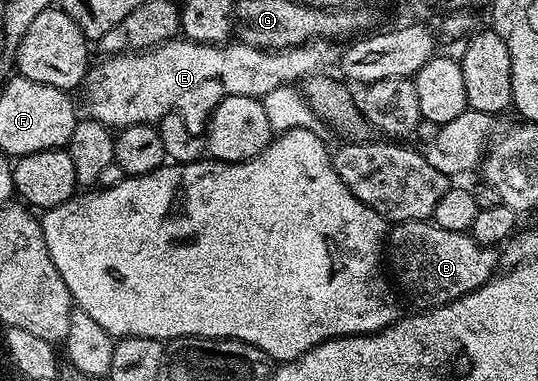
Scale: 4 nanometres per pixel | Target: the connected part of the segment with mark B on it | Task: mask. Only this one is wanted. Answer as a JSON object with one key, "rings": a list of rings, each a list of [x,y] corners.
{"rings":[[[432,220],[427,222],[399,222],[387,234],[387,266],[393,269],[392,277],[397,277],[396,285],[401,285],[400,293],[414,302],[414,307],[433,310],[436,306],[445,306],[457,298],[475,292],[490,278],[495,269],[485,259],[486,251],[473,239],[469,232],[447,232],[447,228],[439,228]]]}

